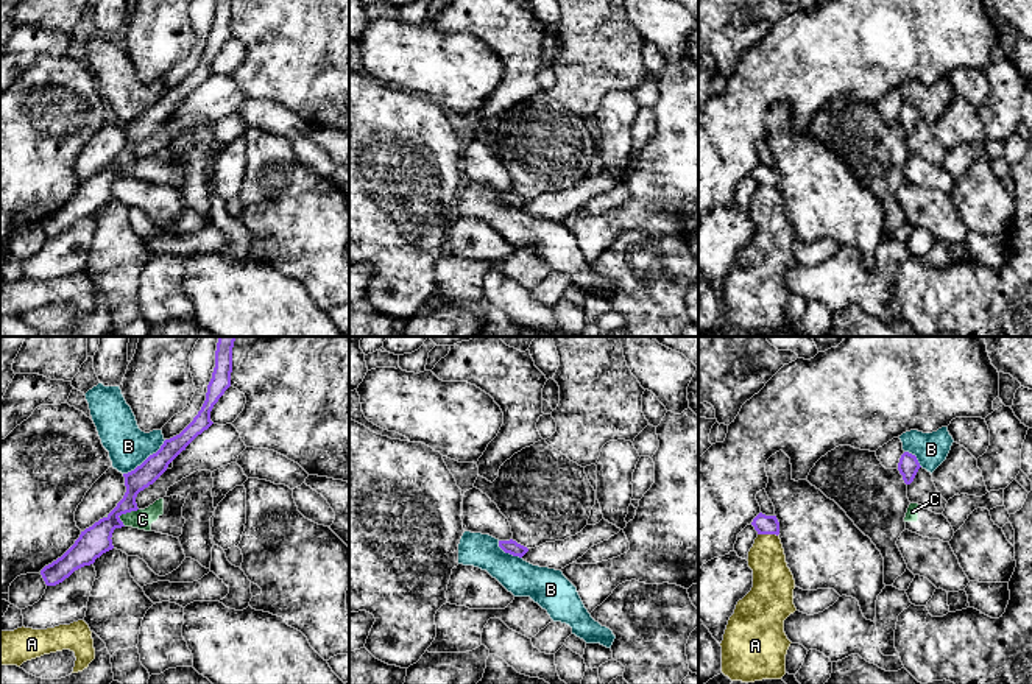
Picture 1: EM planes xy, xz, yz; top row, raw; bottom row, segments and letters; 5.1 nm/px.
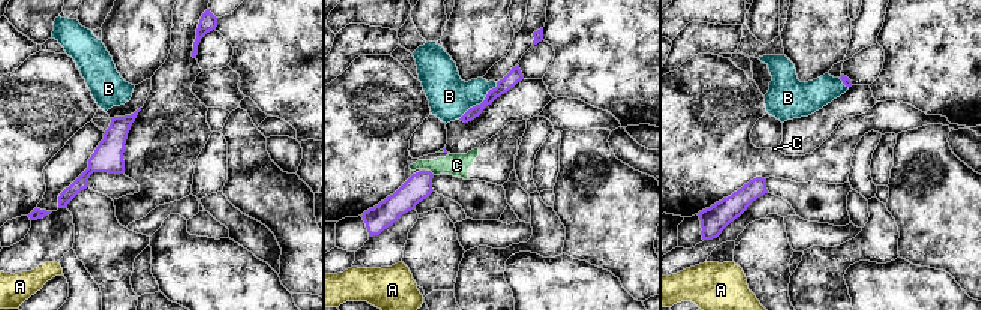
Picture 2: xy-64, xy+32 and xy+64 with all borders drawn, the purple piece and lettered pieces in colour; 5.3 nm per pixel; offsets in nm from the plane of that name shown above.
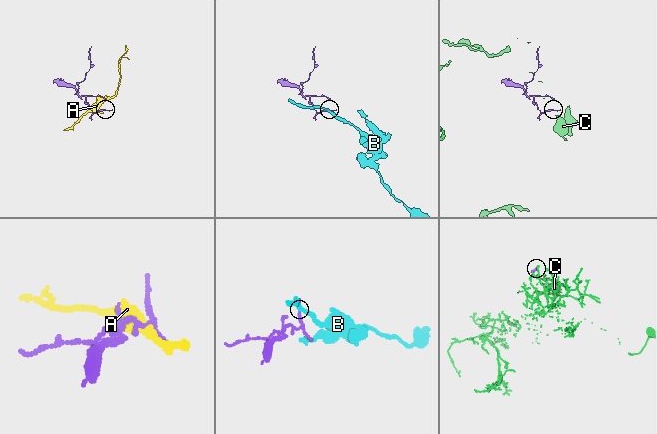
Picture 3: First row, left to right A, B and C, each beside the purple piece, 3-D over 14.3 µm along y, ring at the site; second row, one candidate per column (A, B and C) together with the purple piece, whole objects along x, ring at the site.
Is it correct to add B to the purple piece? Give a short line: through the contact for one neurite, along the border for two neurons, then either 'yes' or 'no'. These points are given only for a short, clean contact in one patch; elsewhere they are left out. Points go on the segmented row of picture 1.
xy (166, 440), (155, 452), (123, 474) | no

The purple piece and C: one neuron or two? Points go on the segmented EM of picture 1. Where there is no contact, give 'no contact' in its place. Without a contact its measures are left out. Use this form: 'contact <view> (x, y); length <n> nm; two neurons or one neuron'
contact xy (123, 513); length 120 nm; two neurons

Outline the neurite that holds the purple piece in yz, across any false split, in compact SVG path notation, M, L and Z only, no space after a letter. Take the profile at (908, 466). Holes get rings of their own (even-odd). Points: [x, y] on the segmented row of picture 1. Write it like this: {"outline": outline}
{"outline": "M904 452L898 463L898 471L903 475L906 485L910 485L920 469L920 463L915 455Z"}

